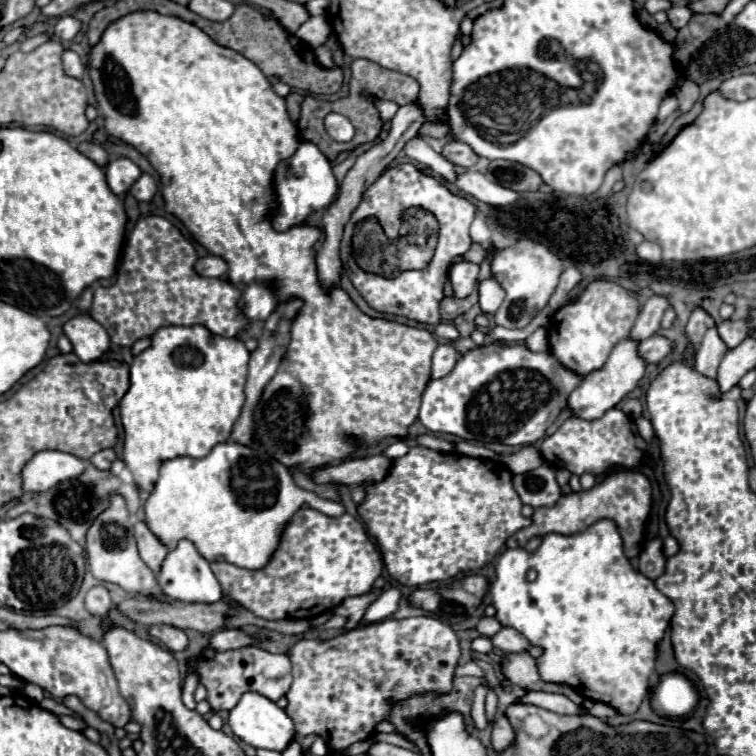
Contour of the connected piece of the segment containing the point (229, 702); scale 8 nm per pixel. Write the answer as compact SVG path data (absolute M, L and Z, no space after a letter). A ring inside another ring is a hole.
M205 647L197 657L199 683L207 689L207 701L213 711L231 711L243 693L255 691L271 701L279 701L291 687L291 661L287 655L275 655L261 647L241 647L235 651L215 651Z

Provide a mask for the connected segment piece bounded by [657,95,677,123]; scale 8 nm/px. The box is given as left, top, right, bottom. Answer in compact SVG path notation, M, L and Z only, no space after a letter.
M671 95L671 97L667 97L667 99L661 103L661 107L659 107L659 115L657 115L657 121L663 123L663 121L665 121L675 109L677 109L677 99L675 99L675 95Z

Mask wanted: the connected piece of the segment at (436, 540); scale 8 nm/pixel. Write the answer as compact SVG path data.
M413 445L405 457L393 461L389 475L383 481L367 485L367 497L357 509L363 525L367 525L367 533L375 537L381 549L389 575L401 585L417 587L491 563L515 531L533 523L521 513L523 503L513 491L511 477L509 469L503 467L501 471L501 463L473 459L459 453L439 453Z

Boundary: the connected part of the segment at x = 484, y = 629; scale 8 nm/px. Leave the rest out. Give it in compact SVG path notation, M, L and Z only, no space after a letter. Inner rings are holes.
M481 617L475 629L477 629L483 637L493 637L493 635L501 629L501 623L499 623L495 617Z

